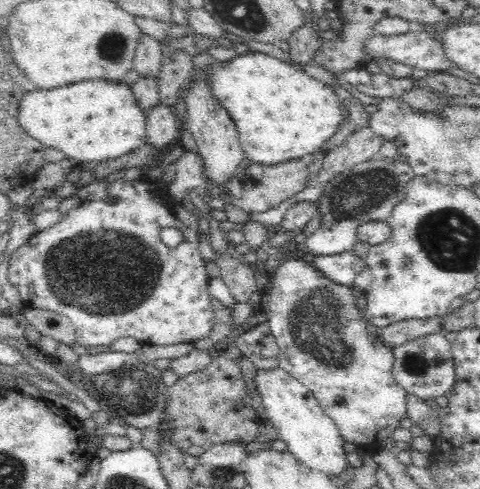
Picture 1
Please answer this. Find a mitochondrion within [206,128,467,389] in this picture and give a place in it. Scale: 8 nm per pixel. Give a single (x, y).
(322, 325)

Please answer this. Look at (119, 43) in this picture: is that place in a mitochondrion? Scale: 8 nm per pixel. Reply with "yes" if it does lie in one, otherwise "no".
yes

